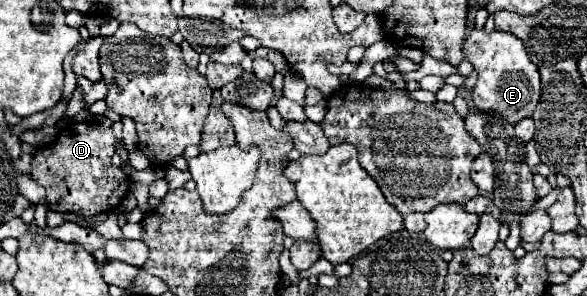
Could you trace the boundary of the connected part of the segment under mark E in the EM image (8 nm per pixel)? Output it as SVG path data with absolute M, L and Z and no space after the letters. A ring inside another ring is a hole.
M471 29L471 35L463 43L463 53L473 63L473 69L479 73L477 85L471 91L473 103L479 111L499 113L511 125L517 125L517 121L533 115L541 97L539 69L529 59L523 43L515 35Z

